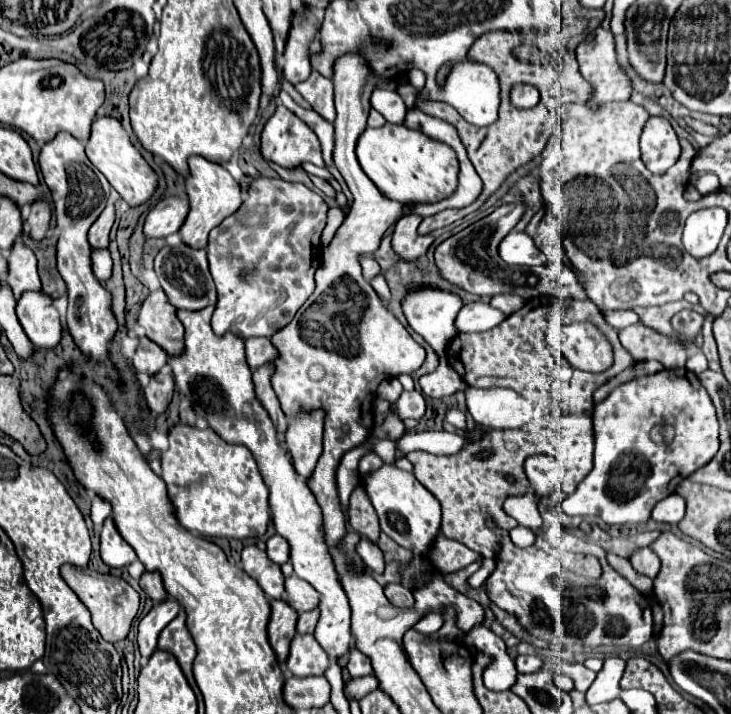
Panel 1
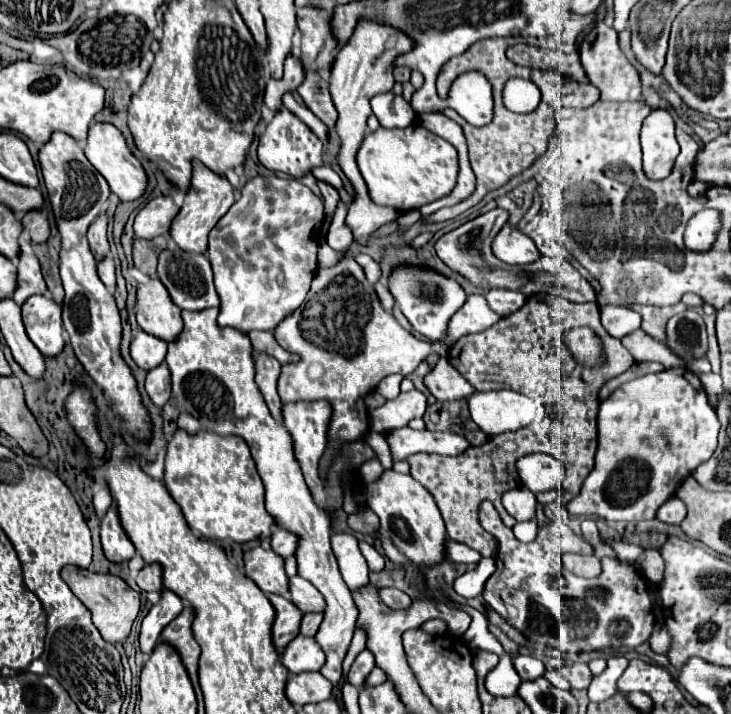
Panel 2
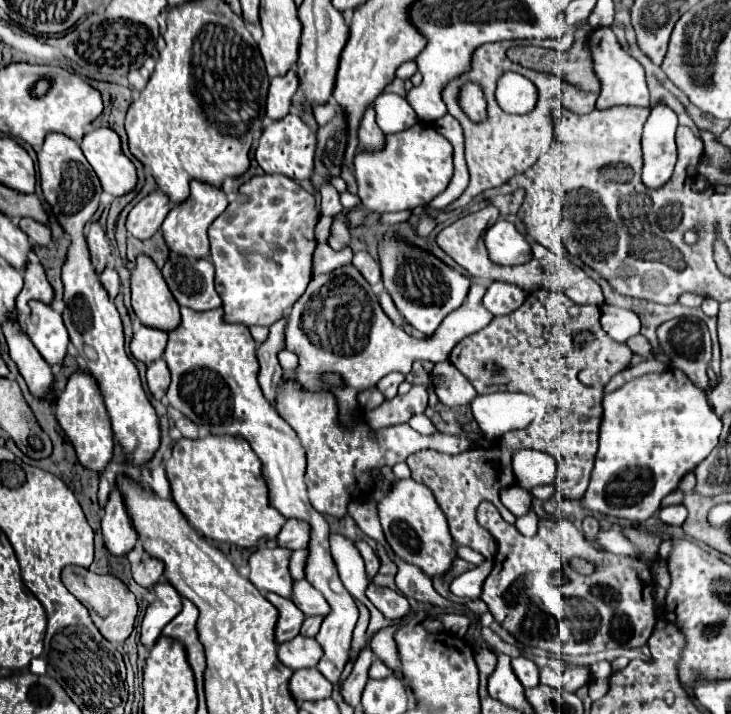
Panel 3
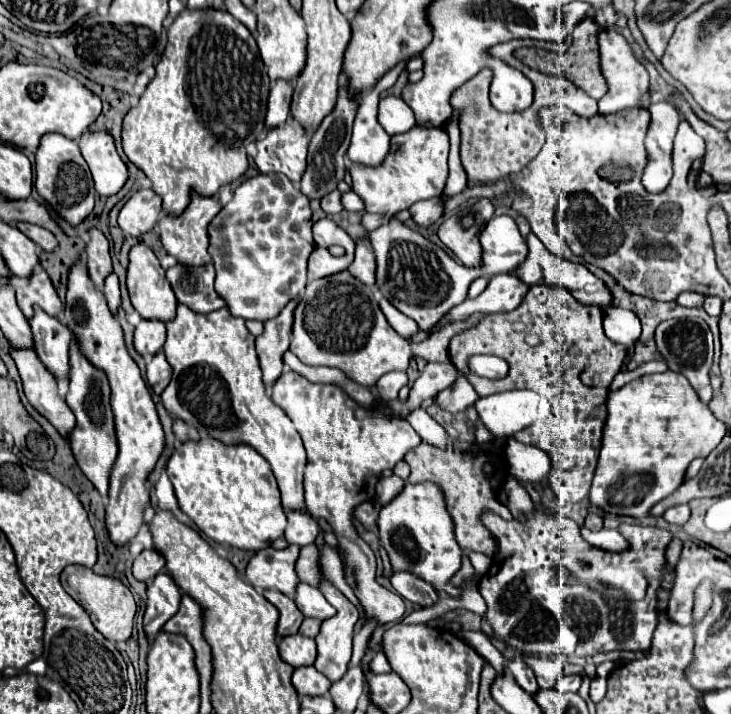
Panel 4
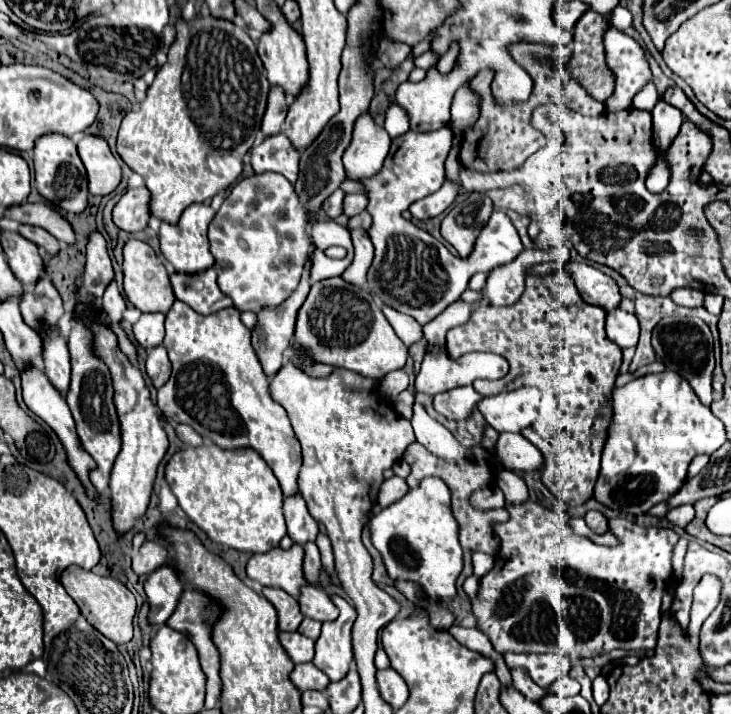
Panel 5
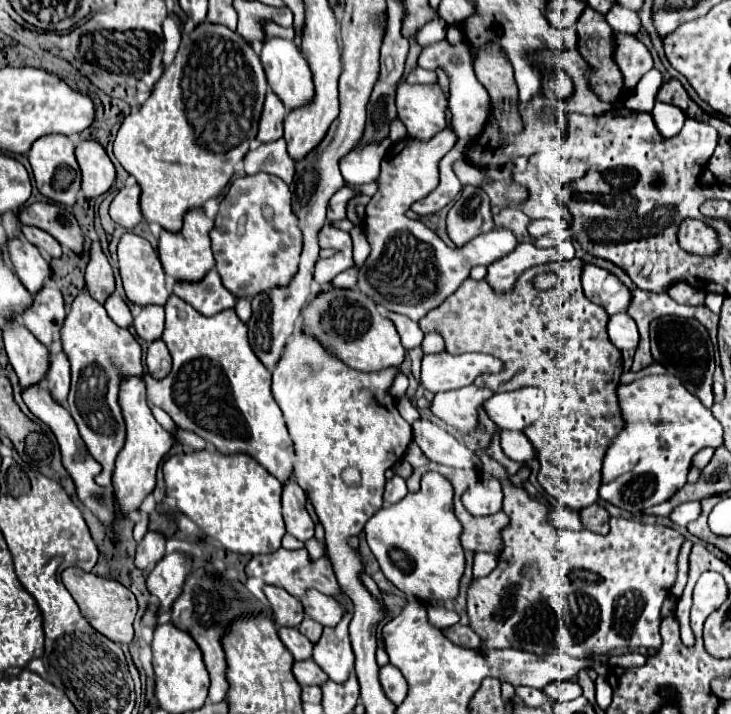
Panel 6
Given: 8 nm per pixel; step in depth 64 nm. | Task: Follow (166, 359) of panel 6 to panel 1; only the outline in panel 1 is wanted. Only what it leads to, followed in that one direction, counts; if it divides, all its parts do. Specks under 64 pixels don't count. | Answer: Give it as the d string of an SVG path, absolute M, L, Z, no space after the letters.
M164 372L152 374L152 378L144 386L144 396L152 414L158 416L168 408L172 400L172 392L174 392L174 380L170 374L164 374Z

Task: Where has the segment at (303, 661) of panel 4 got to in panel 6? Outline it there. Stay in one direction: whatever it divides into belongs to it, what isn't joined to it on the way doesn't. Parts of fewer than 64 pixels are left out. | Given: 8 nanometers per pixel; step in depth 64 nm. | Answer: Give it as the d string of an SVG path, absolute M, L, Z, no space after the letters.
M278 628L282 644L292 652L294 660L312 658L312 644L298 632L298 628Z

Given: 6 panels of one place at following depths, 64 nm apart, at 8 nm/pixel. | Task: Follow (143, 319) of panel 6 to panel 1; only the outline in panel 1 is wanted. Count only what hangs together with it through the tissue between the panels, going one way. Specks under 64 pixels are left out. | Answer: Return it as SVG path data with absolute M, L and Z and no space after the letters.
M140 338L132 364L140 376L152 376L166 364L166 360L168 360L168 354L158 344L154 344L148 338Z

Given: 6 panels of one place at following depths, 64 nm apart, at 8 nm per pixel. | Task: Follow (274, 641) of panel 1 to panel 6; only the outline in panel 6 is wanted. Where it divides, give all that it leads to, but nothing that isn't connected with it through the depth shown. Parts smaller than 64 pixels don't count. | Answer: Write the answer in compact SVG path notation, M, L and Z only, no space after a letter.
M264 586L264 594L270 602L274 622L278 626L292 626L296 628L304 618L304 608L298 598L290 596L284 588L278 586Z

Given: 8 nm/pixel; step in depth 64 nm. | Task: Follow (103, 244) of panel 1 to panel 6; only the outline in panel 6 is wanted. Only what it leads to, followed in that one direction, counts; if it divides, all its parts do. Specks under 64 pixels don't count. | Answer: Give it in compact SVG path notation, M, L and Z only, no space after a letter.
M98 240L92 242L90 246L90 262L86 268L86 290L100 304L104 304L104 300L114 294L112 266L108 264Z

